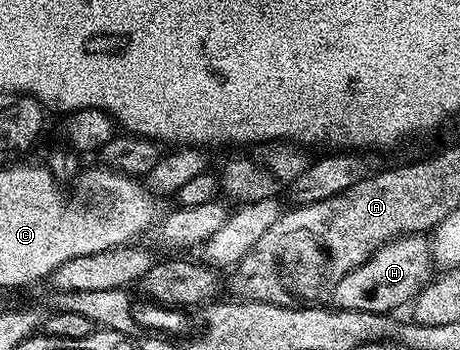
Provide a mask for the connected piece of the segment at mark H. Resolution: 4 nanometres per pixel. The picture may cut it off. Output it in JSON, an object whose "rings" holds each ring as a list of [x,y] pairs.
{"rings":[[[425,234],[403,235],[386,243],[364,265],[349,271],[336,284],[332,303],[339,311],[359,311],[385,315],[394,313],[401,303],[409,304],[431,278],[430,239]]]}

